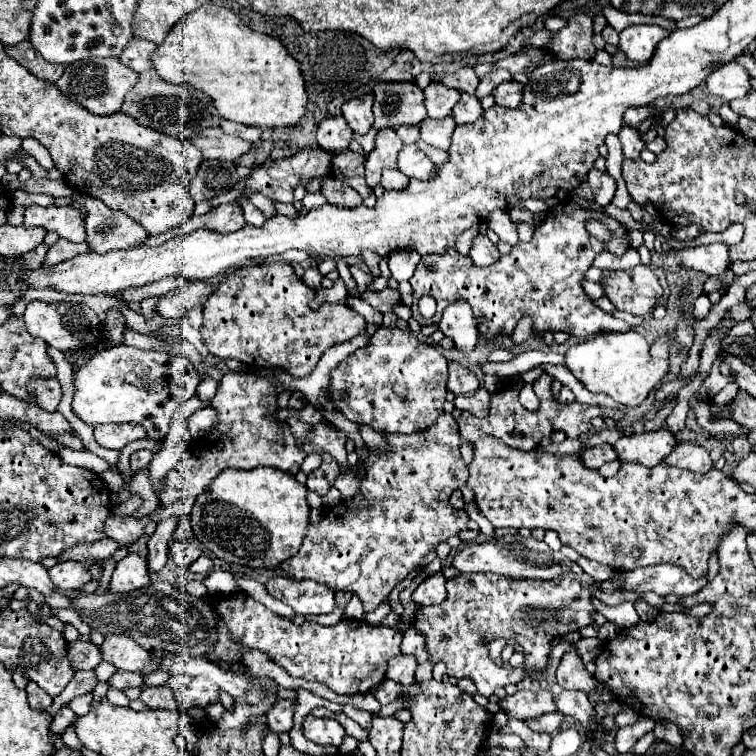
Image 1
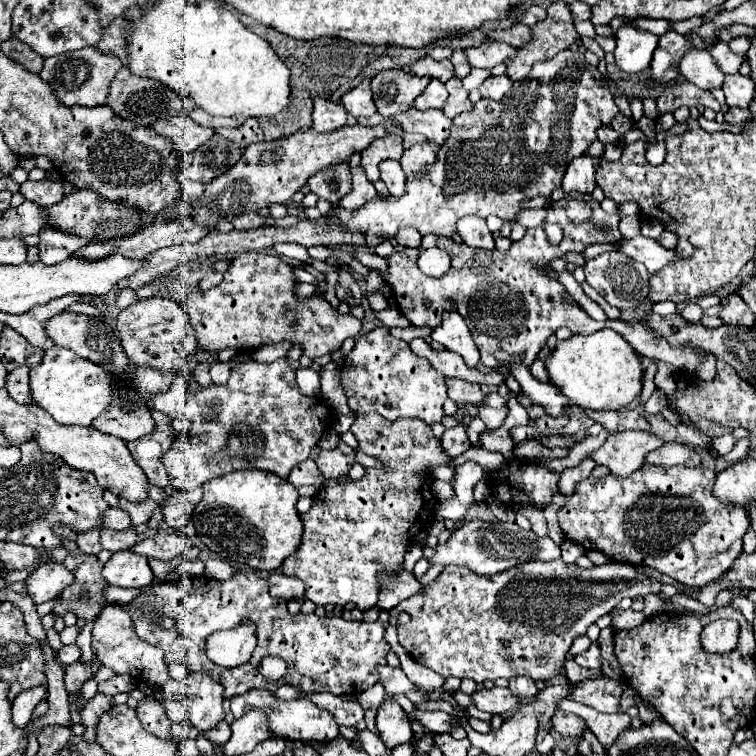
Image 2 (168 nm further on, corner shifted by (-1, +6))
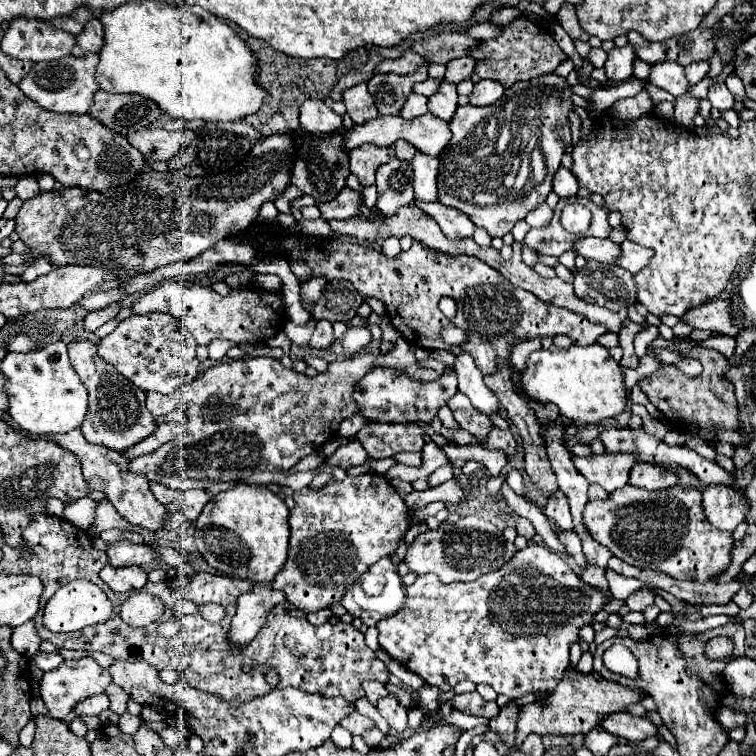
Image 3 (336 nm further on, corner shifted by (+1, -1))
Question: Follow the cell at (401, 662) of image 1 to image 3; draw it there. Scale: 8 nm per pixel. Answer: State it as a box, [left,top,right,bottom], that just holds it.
[361,681,387,705]

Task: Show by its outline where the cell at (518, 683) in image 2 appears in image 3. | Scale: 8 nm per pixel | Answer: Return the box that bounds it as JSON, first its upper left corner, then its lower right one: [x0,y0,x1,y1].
[489,705,519,747]

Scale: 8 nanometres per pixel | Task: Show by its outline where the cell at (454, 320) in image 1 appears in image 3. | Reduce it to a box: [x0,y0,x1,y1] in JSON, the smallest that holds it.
[453,353,499,415]

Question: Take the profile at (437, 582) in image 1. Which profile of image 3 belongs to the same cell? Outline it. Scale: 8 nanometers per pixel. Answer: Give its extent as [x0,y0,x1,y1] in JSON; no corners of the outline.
[341,559,405,627]

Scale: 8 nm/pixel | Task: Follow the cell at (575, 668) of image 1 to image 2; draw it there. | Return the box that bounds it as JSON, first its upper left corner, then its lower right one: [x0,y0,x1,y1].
[569,676,623,712]

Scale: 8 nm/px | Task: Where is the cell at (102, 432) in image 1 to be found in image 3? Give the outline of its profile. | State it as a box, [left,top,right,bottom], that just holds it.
[69,339,157,451]

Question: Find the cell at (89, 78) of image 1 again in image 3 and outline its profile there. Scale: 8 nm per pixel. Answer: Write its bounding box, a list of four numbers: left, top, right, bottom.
[19,53,99,115]

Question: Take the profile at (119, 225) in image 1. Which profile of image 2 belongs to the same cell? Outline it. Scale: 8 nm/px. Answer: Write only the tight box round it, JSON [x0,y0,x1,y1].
[39,228,91,264]

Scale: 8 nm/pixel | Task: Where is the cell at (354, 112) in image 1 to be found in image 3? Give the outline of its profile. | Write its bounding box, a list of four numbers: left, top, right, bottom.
[343,83,377,125]

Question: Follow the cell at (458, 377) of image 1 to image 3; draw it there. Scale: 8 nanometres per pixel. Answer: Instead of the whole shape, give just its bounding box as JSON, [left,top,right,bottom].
[447,393,493,443]

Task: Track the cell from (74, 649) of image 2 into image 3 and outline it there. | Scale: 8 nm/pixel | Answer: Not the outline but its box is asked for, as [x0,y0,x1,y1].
[33,651,63,671]

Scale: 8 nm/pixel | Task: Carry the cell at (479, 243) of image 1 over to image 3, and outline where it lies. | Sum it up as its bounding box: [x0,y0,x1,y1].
[411,201,475,239]

